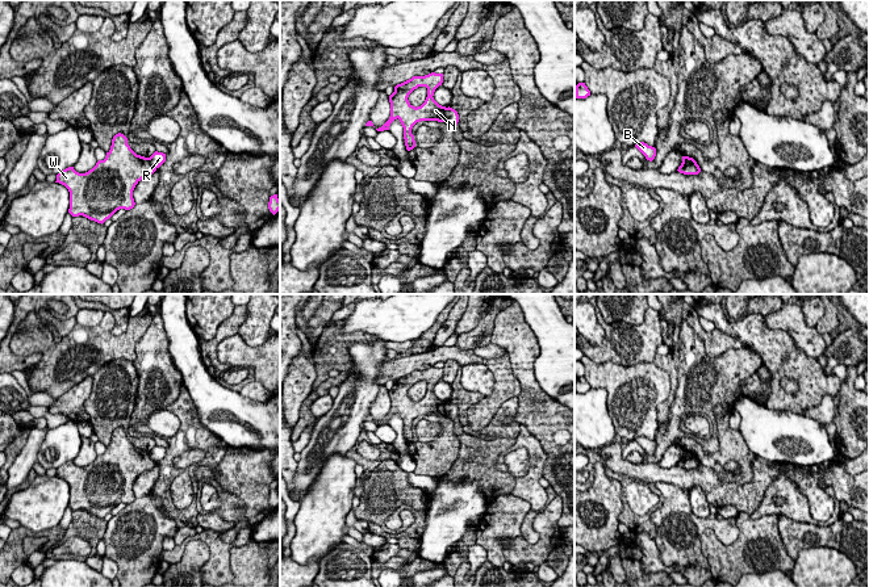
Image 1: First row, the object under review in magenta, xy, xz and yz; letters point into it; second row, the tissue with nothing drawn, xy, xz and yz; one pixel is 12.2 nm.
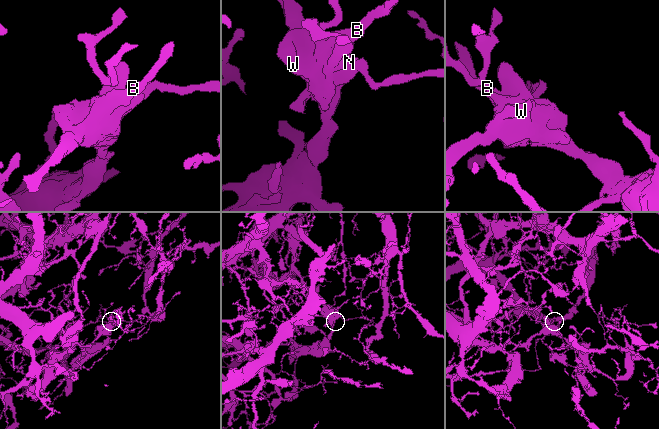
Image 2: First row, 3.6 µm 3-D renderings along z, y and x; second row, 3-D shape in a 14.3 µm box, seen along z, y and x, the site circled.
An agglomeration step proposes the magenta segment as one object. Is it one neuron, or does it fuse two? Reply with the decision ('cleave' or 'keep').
cleave

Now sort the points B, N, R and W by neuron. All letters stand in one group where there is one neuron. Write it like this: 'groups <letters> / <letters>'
groups B N W / R

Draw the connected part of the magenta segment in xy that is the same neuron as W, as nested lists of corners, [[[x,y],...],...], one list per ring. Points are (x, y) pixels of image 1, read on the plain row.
[[[118,427],[104,454],[85,467],[68,461],[57,469],[55,477],[68,483],[72,511],[83,510],[103,519],[117,504],[134,502],[135,479],[155,465],[149,452],[137,449],[128,432]]]

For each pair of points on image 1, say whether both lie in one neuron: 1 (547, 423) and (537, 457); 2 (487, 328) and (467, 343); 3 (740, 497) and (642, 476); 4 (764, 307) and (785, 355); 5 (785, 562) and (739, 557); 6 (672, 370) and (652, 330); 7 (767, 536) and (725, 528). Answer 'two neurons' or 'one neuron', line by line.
1: two neurons
2: one neuron
3: one neuron
4: two neurons
5: one neuron
6: two neurons
7: two neurons

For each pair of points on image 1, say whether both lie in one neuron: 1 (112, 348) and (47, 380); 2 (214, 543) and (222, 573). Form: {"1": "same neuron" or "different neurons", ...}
{"1": "same neuron", "2": "same neuron"}

